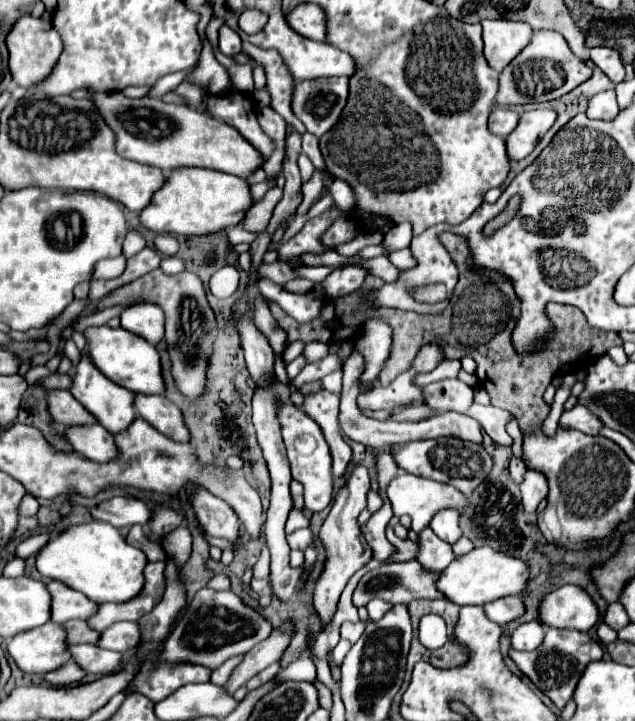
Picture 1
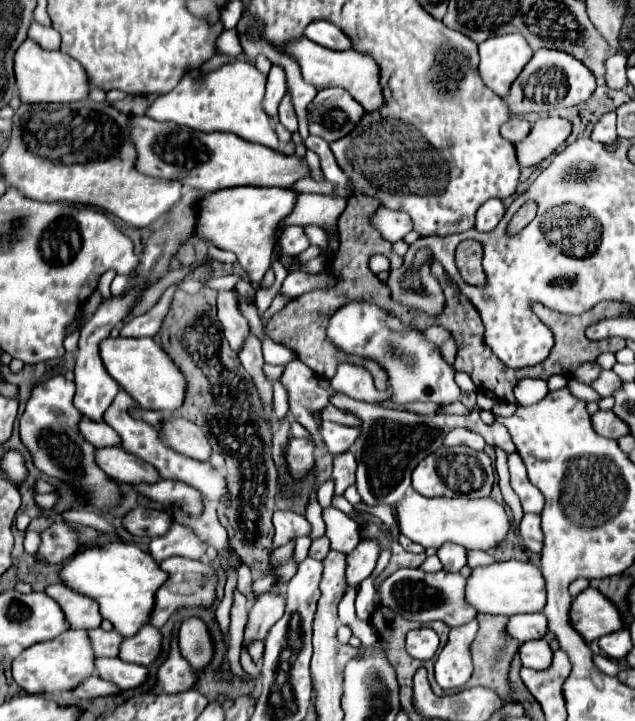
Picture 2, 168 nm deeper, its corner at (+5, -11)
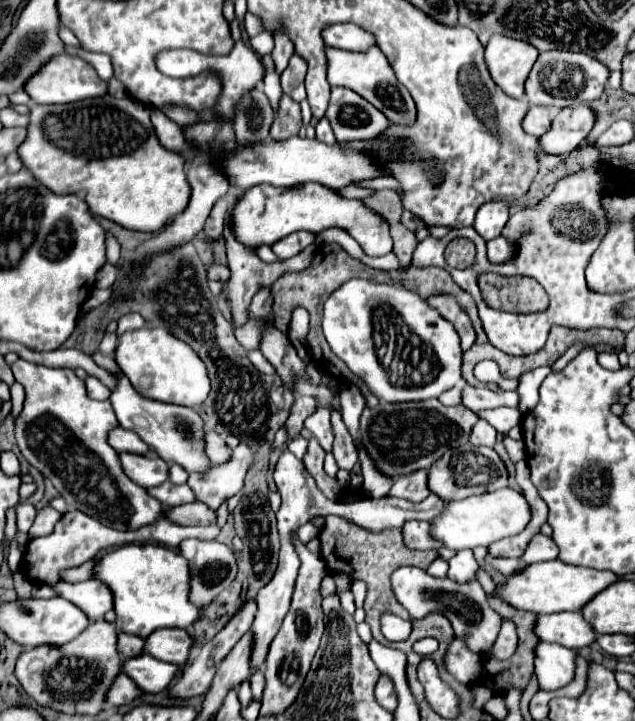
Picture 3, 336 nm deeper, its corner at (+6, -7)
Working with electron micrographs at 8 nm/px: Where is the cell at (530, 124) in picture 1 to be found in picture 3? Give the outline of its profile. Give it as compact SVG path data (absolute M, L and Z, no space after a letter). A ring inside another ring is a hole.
M589 106L563 108L561 116L553 122L553 128L541 138L541 148L547 154L569 154L589 136L593 124L595 110Z

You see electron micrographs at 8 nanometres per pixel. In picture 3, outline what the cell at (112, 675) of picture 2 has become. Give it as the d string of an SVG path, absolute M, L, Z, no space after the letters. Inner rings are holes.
M143 654L137 658L125 660L123 672L127 676L131 676L137 682L137 686L143 688L145 692L157 694L157 692L163 692L175 680L175 676L181 672L181 668L177 664L161 662L161 660L153 658L151 654Z

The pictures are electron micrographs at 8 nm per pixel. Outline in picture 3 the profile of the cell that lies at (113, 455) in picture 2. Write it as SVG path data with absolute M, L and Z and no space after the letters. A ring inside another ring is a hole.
M123 452L119 456L125 474L143 488L153 488L157 484L163 484L169 476L169 464L159 456L149 458L149 456L129 454L129 452Z

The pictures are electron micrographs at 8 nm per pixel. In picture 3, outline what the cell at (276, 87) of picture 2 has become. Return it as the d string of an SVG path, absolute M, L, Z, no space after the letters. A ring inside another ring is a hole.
M275 30L273 38L275 38L275 48L273 48L271 54L273 54L273 60L275 60L275 68L281 74L287 68L289 58L293 54L293 42L289 40L289 36L283 30Z

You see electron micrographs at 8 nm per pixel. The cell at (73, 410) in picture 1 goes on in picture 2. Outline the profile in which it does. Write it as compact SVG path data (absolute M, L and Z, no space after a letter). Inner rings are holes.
M84 418L84 420L80 420L78 430L80 430L80 434L86 438L86 442L90 442L90 444L96 446L96 448L120 446L118 434L116 434L108 424L104 424L104 422L98 424L98 422L92 422L92 420Z

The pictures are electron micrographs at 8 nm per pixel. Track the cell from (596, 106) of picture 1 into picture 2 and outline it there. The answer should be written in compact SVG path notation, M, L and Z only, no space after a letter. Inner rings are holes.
M614 111L606 112L606 114L594 124L591 139L606 145L614 143L616 138L618 138L616 119L617 117Z

